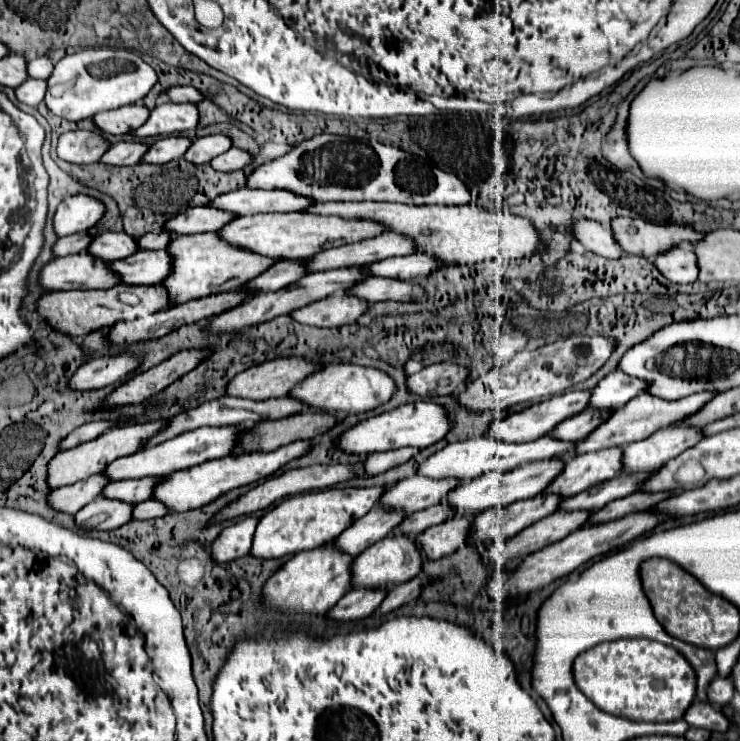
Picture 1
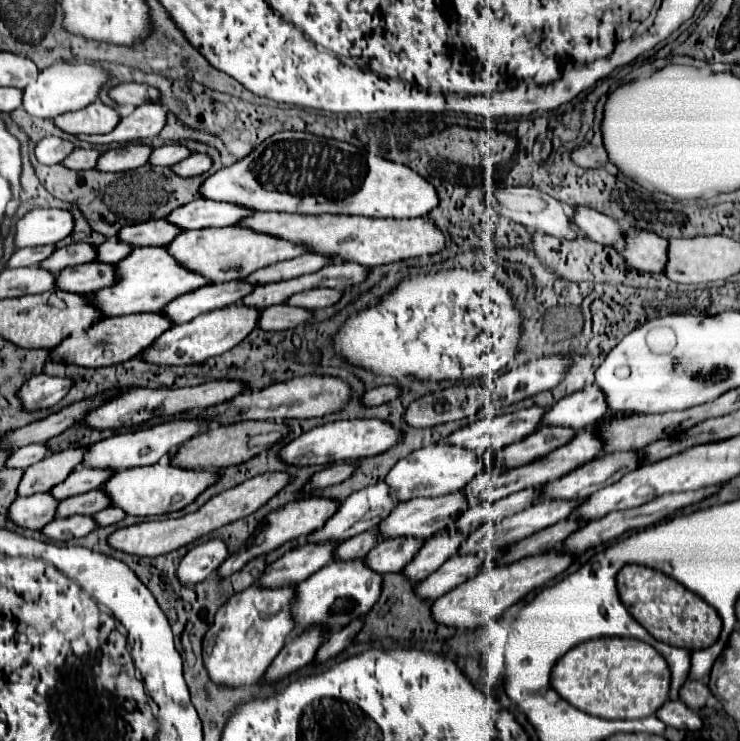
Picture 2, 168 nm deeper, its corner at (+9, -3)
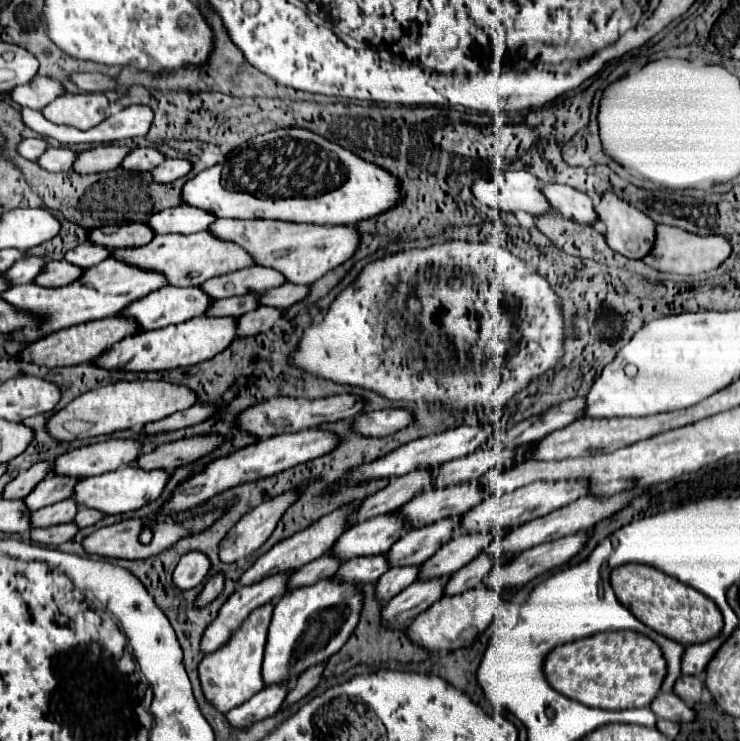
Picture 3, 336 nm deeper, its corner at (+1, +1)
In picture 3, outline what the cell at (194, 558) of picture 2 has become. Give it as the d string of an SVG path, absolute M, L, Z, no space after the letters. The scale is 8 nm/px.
M187 552L181 556L181 560L173 572L173 582L181 590L191 590L205 580L209 570L211 570L211 562L205 554Z

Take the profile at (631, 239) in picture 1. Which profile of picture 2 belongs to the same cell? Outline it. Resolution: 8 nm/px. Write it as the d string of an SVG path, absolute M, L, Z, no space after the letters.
M573 206L573 214L571 214L571 222L585 232L587 238L601 242L605 246L613 246L615 242L619 242L623 238L619 226L605 214L587 208L587 206Z

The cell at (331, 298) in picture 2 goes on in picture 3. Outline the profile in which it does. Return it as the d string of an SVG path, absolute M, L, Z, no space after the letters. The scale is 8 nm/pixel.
M285 284L279 288L273 288L261 296L263 306L275 306L275 308L289 308L309 296L311 288L309 286L299 286L299 284Z

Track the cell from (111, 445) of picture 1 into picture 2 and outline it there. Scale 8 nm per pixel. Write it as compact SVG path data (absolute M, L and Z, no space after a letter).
M87 448L63 450L29 466L19 482L17 496L33 496L37 492L49 492L55 484L63 482L73 472L75 466L81 464L81 460L85 458L85 450Z

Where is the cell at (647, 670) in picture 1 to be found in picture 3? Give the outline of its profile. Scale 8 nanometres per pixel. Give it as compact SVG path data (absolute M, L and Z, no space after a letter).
M599 632L585 640L575 640L555 648L547 656L545 676L555 690L585 706L629 710L645 708L655 700L667 676L667 662L661 648L639 632Z

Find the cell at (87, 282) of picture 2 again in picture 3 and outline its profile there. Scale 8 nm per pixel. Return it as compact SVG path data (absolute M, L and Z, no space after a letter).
M65 260L59 262L49 262L49 266L45 266L45 270L37 276L37 284L47 286L47 288L59 288L59 286L67 286L69 282L75 282L77 278L81 278L85 270L79 266L73 266Z

